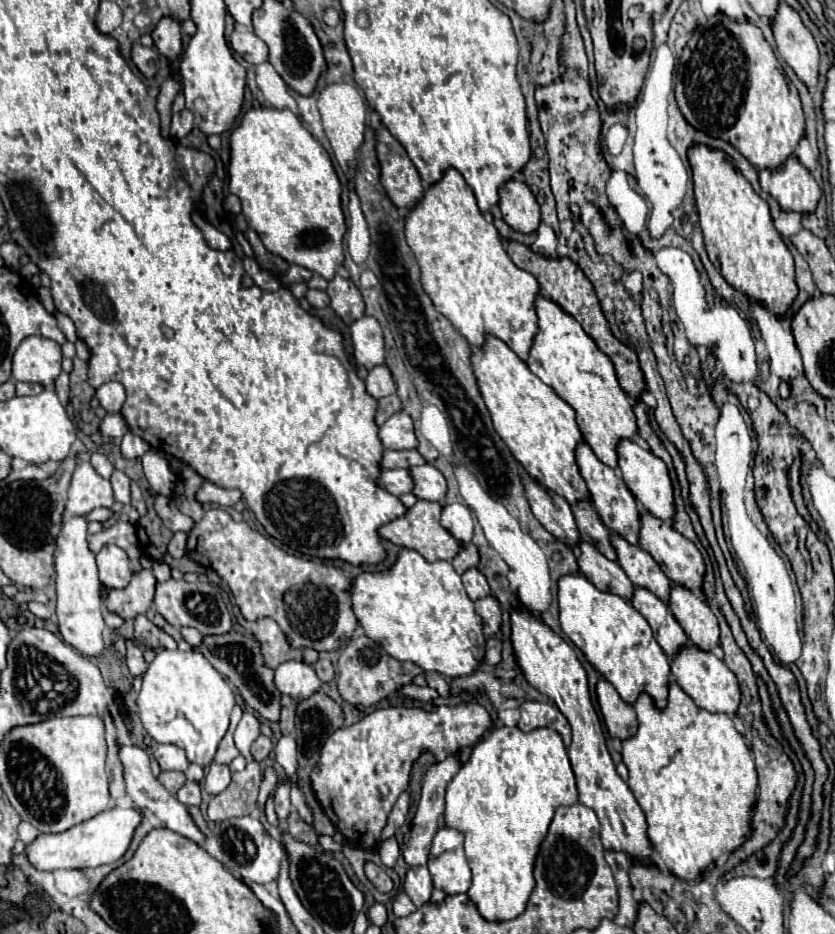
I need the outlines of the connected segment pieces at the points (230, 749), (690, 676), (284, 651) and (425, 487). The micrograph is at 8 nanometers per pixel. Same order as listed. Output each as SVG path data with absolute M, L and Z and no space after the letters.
M235 709L231 729L225 733L225 737L221 739L221 743L219 743L219 747L217 747L217 753L215 753L215 757L213 757L215 763L225 763L225 765L229 765L229 763L239 755L239 751L235 749L235 743L233 743L233 729L235 729L235 725L237 725L237 715L239 715L239 709Z
M685 643L673 657L671 657L671 673L675 675L679 687L695 701L697 707L707 709L711 713L727 713L735 715L735 709L739 707L739 683L735 681L735 675L727 665L715 657L711 651L703 651L693 643Z
M259 619L259 621L239 621L243 629L251 631L253 637L259 641L265 665L269 669L277 669L283 661L289 659L301 659L305 663L315 663L317 661L317 651L313 649L291 649L287 645L287 639L283 637L283 631L279 625L271 619Z
M419 465L415 469L409 469L409 475L413 477L413 495L417 499L427 499L427 501L445 501L447 493L447 483L445 477L439 469L433 465Z

